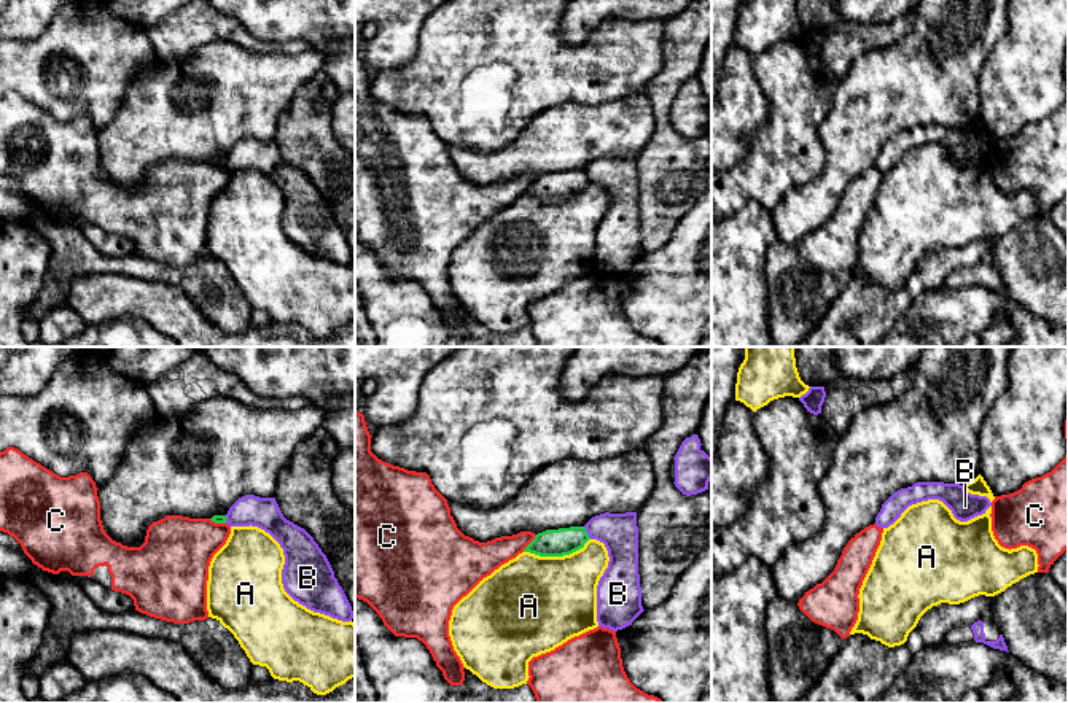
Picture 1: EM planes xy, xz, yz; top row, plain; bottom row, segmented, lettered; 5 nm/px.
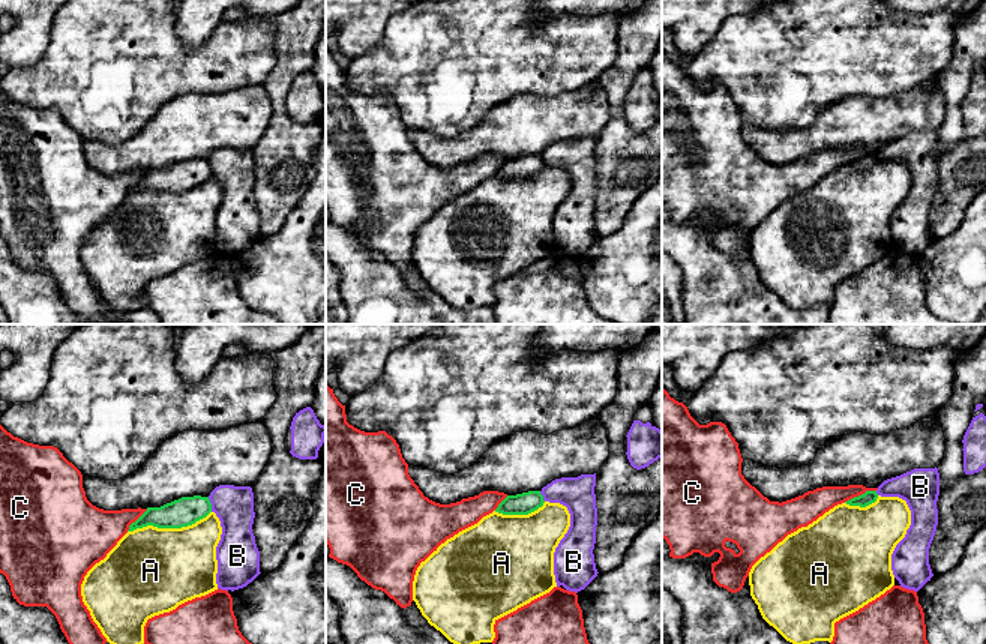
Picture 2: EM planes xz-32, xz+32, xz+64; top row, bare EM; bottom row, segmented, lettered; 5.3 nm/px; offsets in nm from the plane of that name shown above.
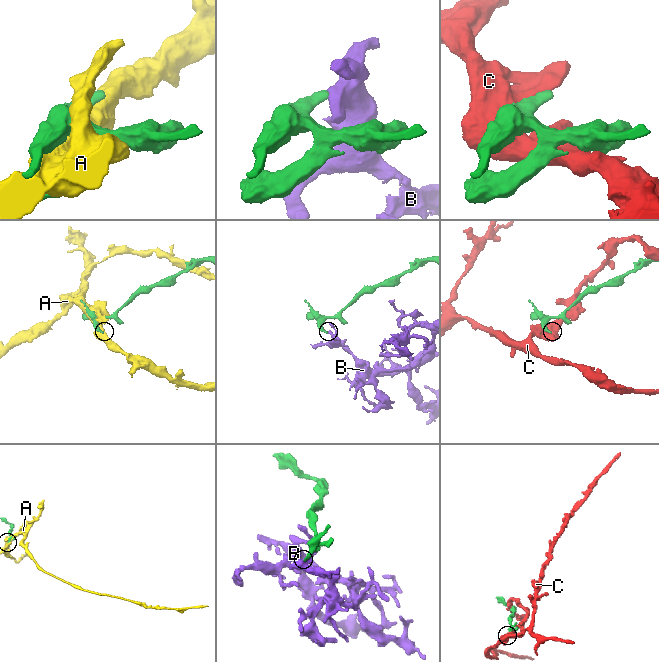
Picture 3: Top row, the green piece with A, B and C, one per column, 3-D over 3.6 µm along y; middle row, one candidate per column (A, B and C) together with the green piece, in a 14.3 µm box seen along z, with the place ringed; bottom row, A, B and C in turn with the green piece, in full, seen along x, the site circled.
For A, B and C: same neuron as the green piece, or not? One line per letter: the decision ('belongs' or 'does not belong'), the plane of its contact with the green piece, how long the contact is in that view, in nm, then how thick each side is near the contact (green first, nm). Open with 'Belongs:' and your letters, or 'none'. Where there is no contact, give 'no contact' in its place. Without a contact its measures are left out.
Belongs: none
A: does not belong; contact in xz; length 340 nm; calibres 140 and 460 nm
B: does not belong; contact in xz; length 80 nm; calibres 140 and 190 nm
C: does not belong; contact in xz; length 120 nm; calibres 140 and 160 nm

